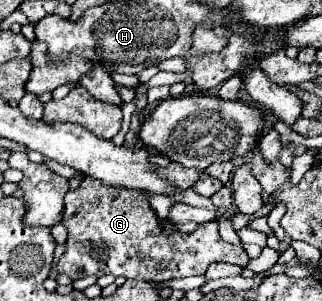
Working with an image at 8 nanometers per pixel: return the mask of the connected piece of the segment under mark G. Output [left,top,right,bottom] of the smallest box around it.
[57,176,251,284]

